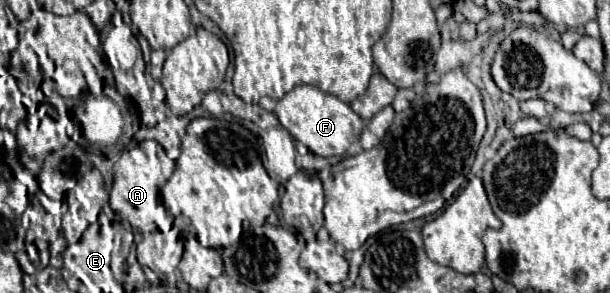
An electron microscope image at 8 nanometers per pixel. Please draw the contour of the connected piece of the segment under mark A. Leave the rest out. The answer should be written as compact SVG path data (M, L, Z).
M143 141L131 149L125 149L121 159L115 163L115 181L113 181L111 188L111 209L121 219L131 223L134 231L134 243L137 247L137 259L141 265L149 267L156 273L162 272L162 249L166 234L174 221L174 218L167 213L159 193L174 170L175 162L166 155L164 148L157 141Z

